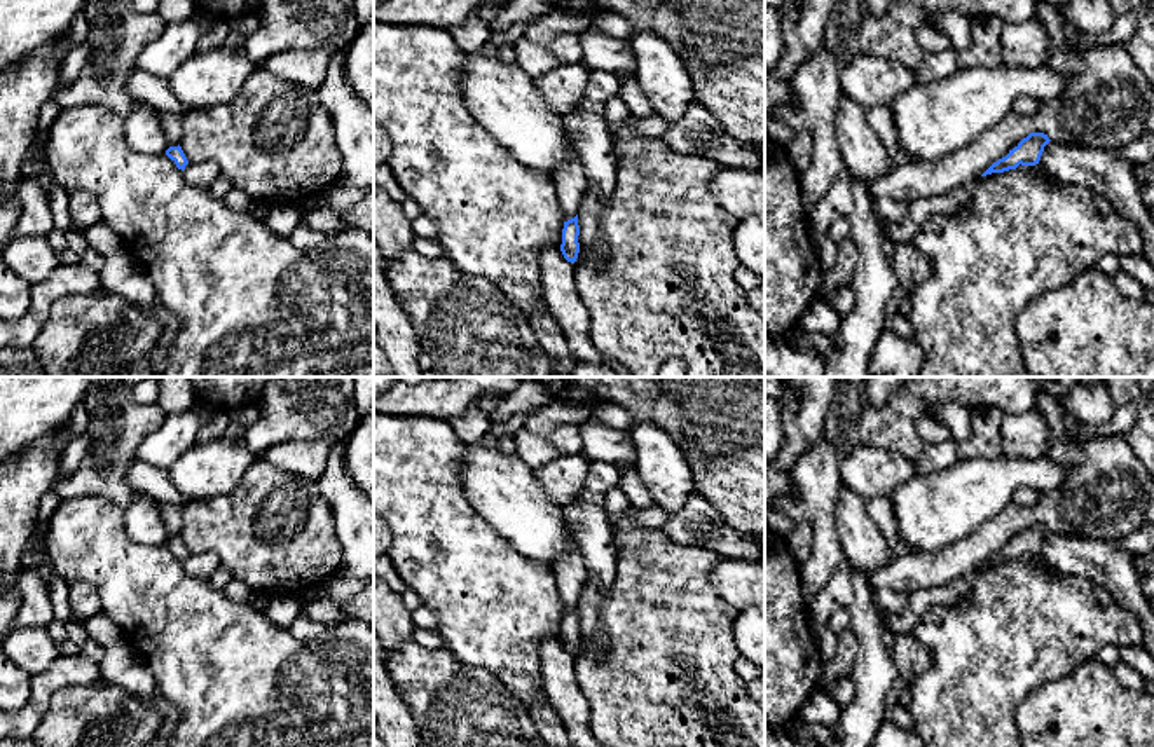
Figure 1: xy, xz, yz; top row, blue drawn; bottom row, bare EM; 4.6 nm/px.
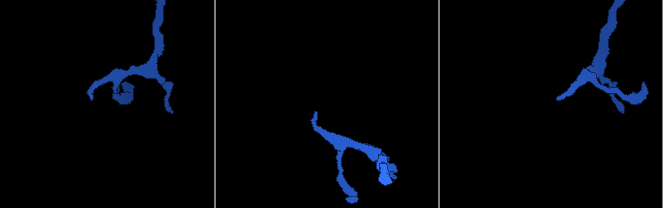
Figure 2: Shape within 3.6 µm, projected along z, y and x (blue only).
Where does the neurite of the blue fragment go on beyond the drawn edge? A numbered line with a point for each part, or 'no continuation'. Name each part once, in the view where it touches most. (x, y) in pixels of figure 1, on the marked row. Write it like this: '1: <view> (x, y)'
no continuation

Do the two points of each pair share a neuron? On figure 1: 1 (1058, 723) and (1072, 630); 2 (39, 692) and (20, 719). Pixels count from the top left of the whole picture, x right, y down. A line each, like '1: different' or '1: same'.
1: different
2: same

